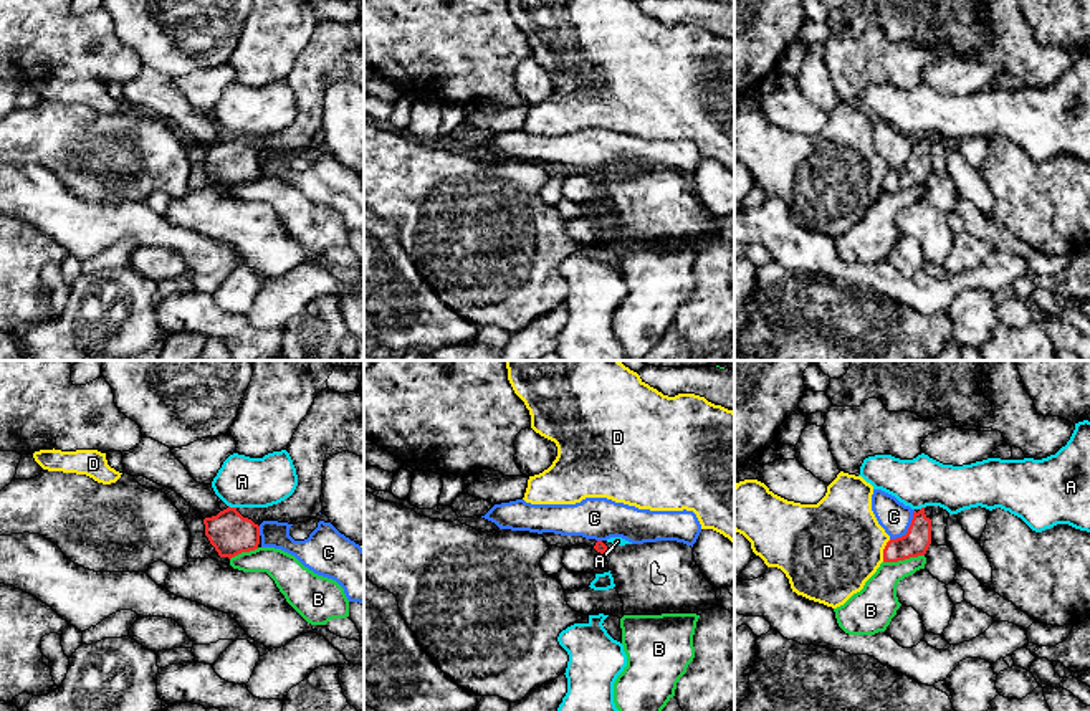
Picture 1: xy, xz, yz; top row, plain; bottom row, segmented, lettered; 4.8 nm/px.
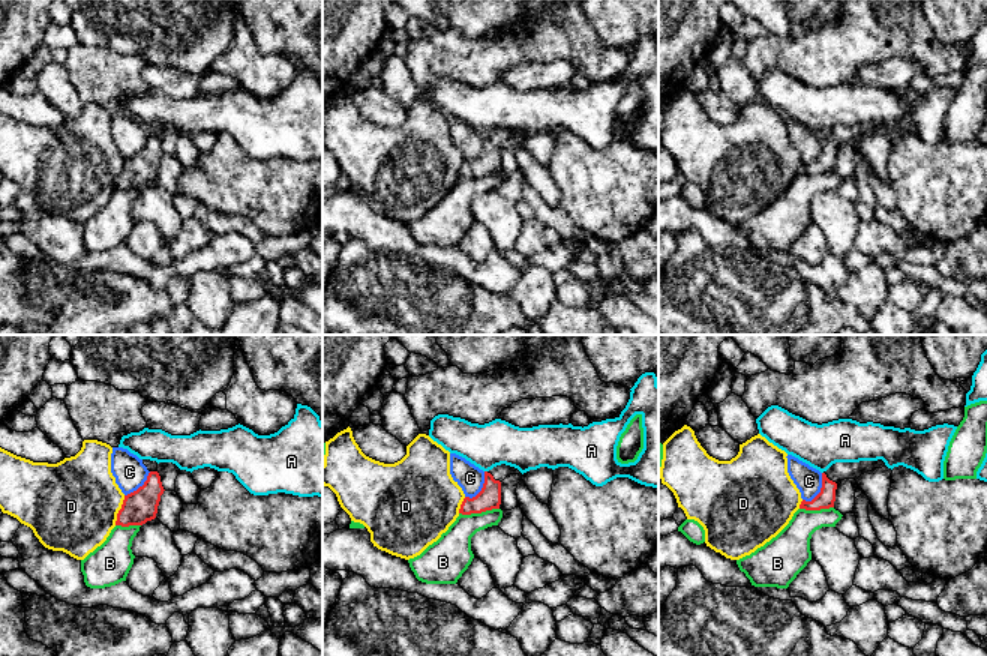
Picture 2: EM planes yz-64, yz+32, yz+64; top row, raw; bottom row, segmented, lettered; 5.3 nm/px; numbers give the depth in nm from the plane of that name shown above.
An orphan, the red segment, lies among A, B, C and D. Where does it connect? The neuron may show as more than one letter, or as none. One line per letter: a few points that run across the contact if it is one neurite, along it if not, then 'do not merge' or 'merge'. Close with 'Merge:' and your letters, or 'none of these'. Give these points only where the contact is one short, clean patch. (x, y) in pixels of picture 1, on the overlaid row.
A: line xy (229, 505), (235, 508); do not merge
B: do not merge
C: do not merge
D: do not merge
Merge: none of these

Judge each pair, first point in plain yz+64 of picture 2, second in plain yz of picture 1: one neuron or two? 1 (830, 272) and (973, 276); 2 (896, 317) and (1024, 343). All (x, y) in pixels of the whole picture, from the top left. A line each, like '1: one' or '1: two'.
1: one
2: one

